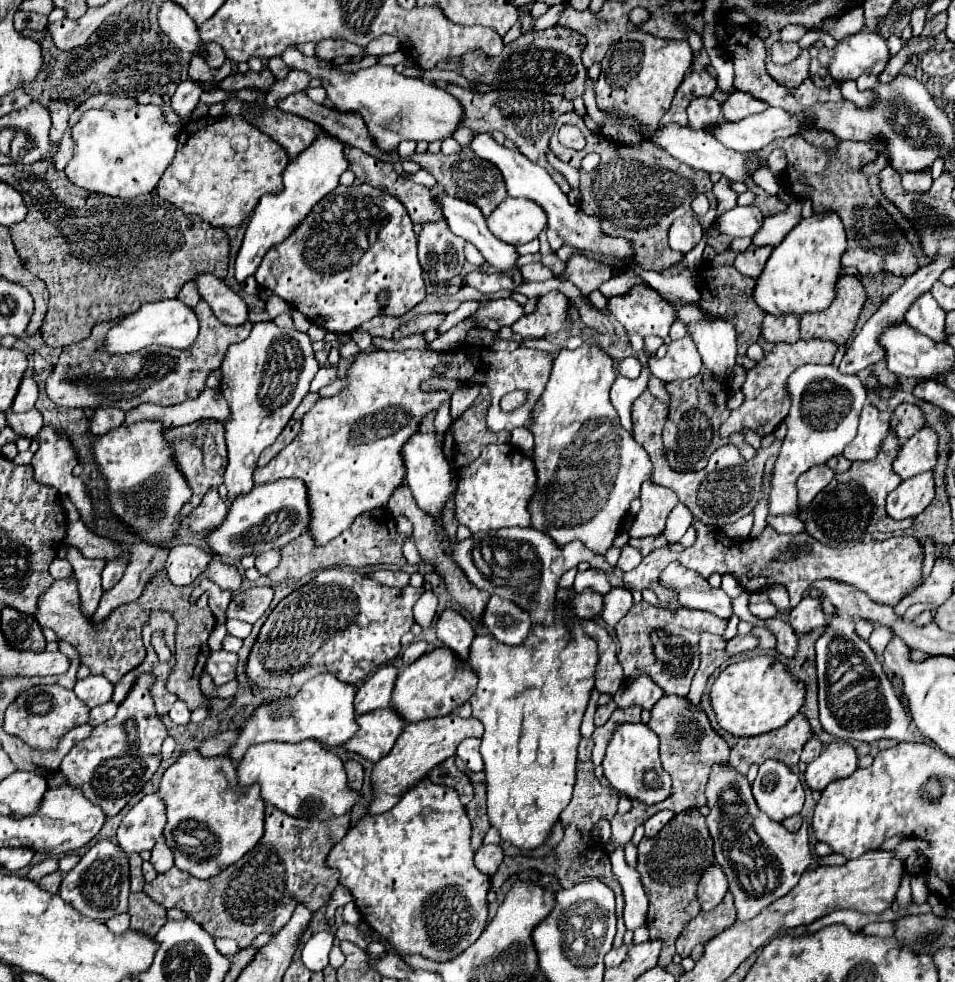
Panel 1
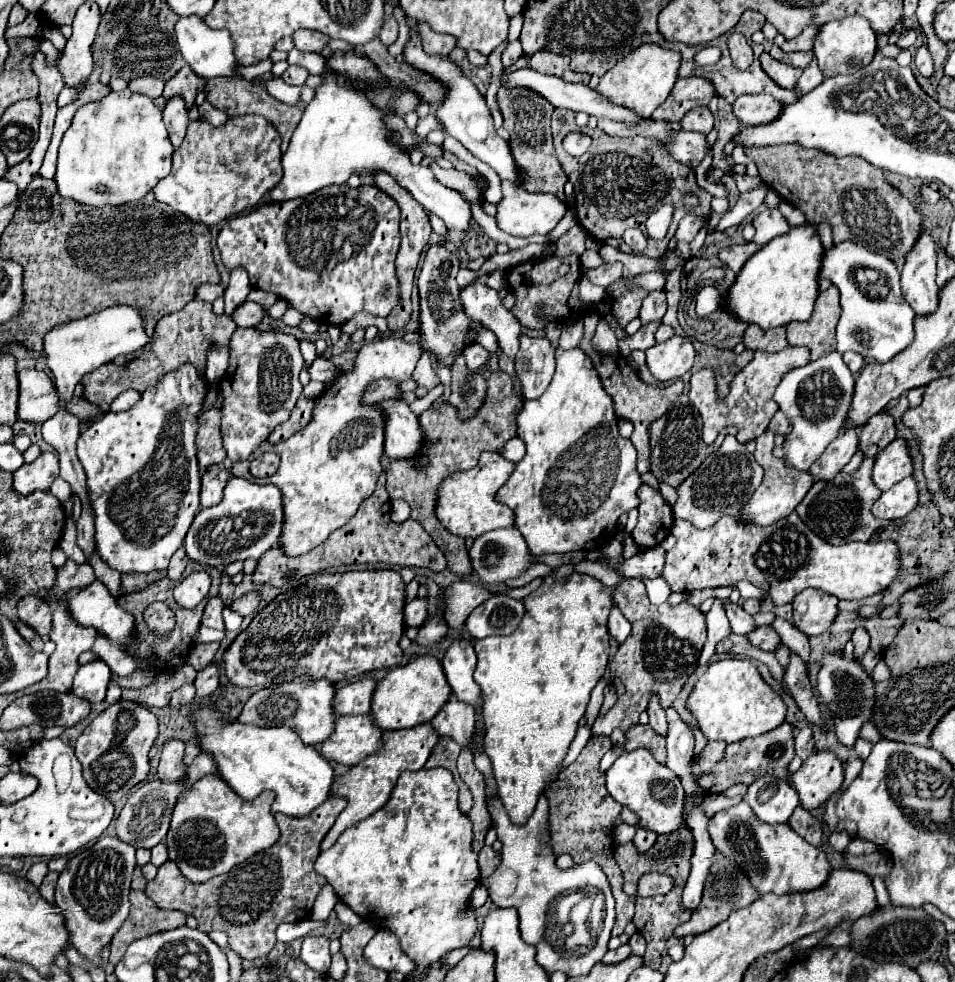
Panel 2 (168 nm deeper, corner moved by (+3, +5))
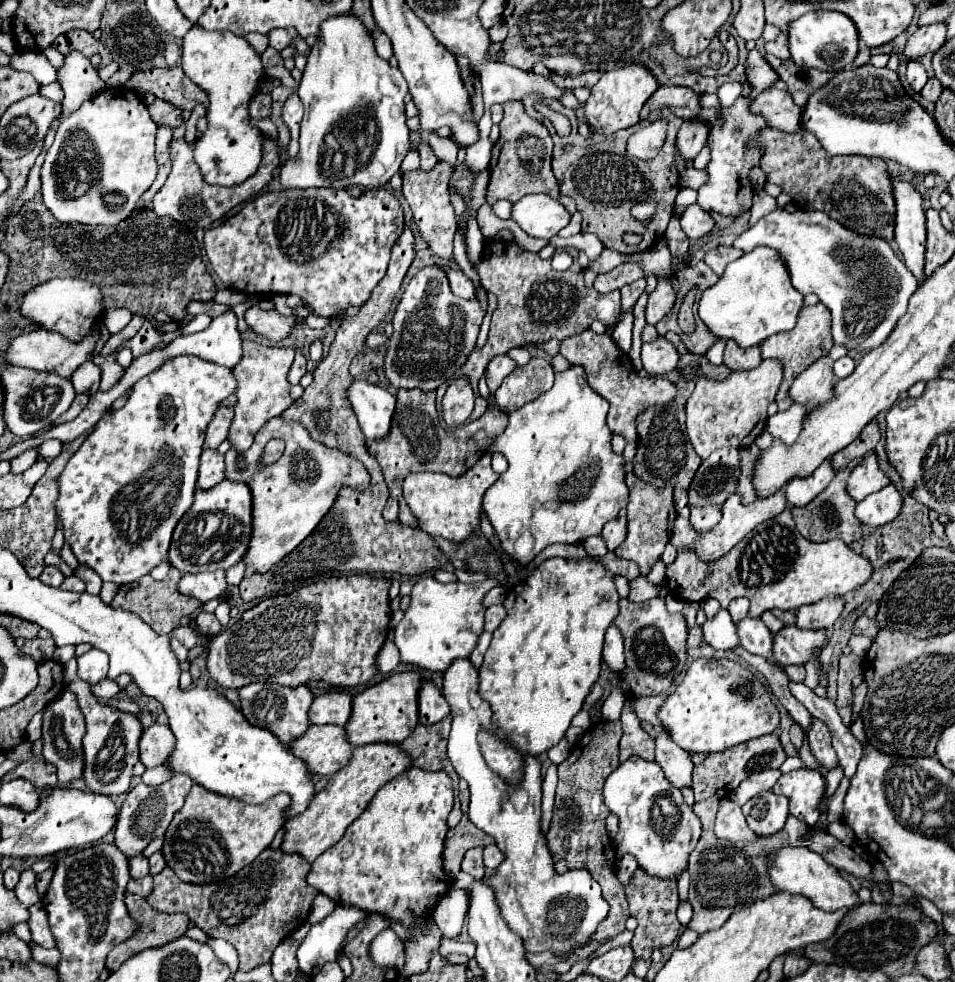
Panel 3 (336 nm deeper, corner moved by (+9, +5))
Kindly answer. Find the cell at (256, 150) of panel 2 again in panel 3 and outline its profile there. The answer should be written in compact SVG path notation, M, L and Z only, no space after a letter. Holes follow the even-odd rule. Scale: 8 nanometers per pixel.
M264 135L262 161L260 161L258 171L252 177L248 177L242 185L234 185L234 187L218 187L218 185L206 183L204 177L202 177L202 171L200 171L198 163L194 161L194 143L188 143L184 137L182 139L174 139L170 143L170 157L172 157L172 171L170 171L166 183L162 185L162 189L154 195L152 209L160 217L162 215L174 217L176 221L182 221L184 225L188 225L190 229L194 229L194 227L212 227L218 219L222 219L236 205L244 203L246 199L250 199L252 195L256 195L258 191L262 191L272 181L274 171L280 165L278 145L268 135Z

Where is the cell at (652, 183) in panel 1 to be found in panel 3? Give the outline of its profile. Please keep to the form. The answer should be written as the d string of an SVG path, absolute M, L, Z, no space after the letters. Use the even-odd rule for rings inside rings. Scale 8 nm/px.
M524 97L522 99L524 107L526 107L526 113L534 119L542 119L542 123L546 125L546 129L550 131L552 139L554 139L554 159L552 159L552 169L554 169L554 175L560 183L560 193L562 195L568 195L576 201L576 207L578 211L582 213L582 231L588 231L588 233L594 233L602 243L604 247L610 247L610 249L616 249L616 251L624 251L628 253L630 247L622 245L622 233L626 231L632 231L632 233L638 233L642 235L642 243L638 245L638 249L648 249L652 247L660 235L664 235L666 231L666 225L670 221L670 217L664 217L664 209L670 209L674 207L674 199L676 199L676 165L674 165L674 157L672 157L672 151L674 151L674 141L676 141L676 133L682 125L682 119L674 117L668 109L662 109L662 119L668 121L668 133L666 133L666 141L660 149L660 153L650 159L650 161L640 161L636 157L628 157L626 155L626 141L630 137L630 129L622 129L622 131L616 131L612 135L602 135L602 133L596 133L592 131L590 137L582 137L576 129L576 113L572 109L566 109L564 105L560 105L558 101L552 101L550 107L560 111L562 115L566 115L572 123L572 133L568 137L560 137L556 135L554 127L550 125L548 119L544 119L536 109L534 109L534 97ZM564 143L572 143L572 149L570 151L564 151ZM644 199L654 199L656 201L656 211L652 221L650 223L642 223L638 221L630 209L618 209L620 205L634 205L638 201L644 201ZM658 235L658 237L656 237Z

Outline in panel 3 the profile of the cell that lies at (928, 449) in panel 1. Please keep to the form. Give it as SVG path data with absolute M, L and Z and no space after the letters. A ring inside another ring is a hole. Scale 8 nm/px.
M870 453L862 459L862 463L858 467L852 469L852 475L850 475L850 481L848 481L848 493L856 501L862 501L870 493L876 493L882 487L886 487L888 483L890 483L890 479L880 469L876 453Z

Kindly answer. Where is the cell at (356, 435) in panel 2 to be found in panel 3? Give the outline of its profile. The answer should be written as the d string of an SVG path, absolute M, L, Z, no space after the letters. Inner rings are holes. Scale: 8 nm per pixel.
M280 416L268 421L256 433L252 447L242 453L244 467L238 467L238 457L240 453L234 453L232 449L226 453L226 479L242 481L252 489L254 533L244 563L254 567L258 573L266 573L318 527L338 499L340 489L350 487L354 491L366 491L370 487L370 475L358 459L314 441L306 429L301 429L301 423L284 421ZM272 437L282 439L286 451L274 465L258 467L252 459L252 451L260 451L260 447L264 447Z

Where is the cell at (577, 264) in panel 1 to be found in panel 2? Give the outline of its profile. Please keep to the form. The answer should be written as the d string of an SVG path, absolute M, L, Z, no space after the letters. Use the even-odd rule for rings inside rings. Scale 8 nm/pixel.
M608 263L608 265L602 265L598 269L586 269L584 275L594 285L600 285L606 289L608 285L612 285L614 281L618 281L622 277L622 263Z

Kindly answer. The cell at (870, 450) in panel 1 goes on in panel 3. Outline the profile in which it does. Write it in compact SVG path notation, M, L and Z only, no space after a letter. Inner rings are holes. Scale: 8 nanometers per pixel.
M826 459L812 475L794 477L786 487L788 503L794 507L808 505L818 493L822 493L822 489L826 489L826 485L834 479L834 475L836 475L836 469L832 467L832 461Z

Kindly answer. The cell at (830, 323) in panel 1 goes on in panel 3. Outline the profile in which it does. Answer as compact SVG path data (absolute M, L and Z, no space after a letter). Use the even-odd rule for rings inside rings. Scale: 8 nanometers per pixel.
M816 303L812 307L804 307L798 315L798 323L794 329L790 331L784 331L784 333L776 333L774 337L768 337L760 349L762 349L762 357L764 359L780 359L782 365L784 365L784 379L782 379L782 385L780 385L780 391L776 395L776 405L778 405L778 411L786 411L792 403L790 403L790 397L788 397L788 387L792 385L794 377L806 369L810 363L814 363L818 357L826 355L826 351L830 351L834 345L832 337L830 337L830 311L826 309L826 305L822 303Z

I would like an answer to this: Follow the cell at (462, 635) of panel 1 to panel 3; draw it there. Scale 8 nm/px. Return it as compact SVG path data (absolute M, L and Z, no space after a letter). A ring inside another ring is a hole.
M458 659L458 661L452 661L452 665L444 671L442 675L442 693L444 693L444 699L446 703L450 705L450 715L452 715L452 731L450 731L450 739L448 739L448 757L456 769L456 773L468 783L470 787L470 821L486 831L488 835L494 837L498 849L504 853L504 861L494 869L496 873L492 877L484 877L482 881L488 883L492 889L494 889L494 895L496 895L496 903L500 907L500 913L502 913L502 919L508 923L508 927L522 937L526 949L530 953L542 953L542 951L552 951L554 955L564 955L576 947L584 947L592 933L596 931L596 927L606 919L608 915L608 903L604 901L602 897L602 891L600 891L600 885L598 881L594 881L594 877L584 869L572 869L572 873L556 873L554 869L554 859L552 859L552 853L548 849L548 843L546 843L546 835L542 833L542 827L540 827L540 821L542 821L542 811L540 811L540 803L542 803L542 775L540 775L540 763L536 757L526 757L526 767L524 767L524 779L520 783L520 787L510 787L506 781L502 781L496 773L490 771L490 767L486 765L480 749L478 749L478 741L476 741L476 733L478 729L484 725L488 729L492 729L492 711L490 711L490 705L478 695L476 691L478 687L478 669L470 663L470 659ZM572 903L574 907L582 907L580 915L576 917L576 931L568 937L568 939L562 939L558 933L556 933L556 925L554 925L554 909L556 905L566 905L566 911L568 911L568 905Z

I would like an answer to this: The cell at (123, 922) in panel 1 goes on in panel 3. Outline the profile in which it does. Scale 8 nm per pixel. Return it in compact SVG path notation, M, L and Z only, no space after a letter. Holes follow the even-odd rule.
M42 903L32 905L32 907L30 907L30 915L32 915L32 917L30 917L28 925L30 925L30 929L32 929L32 939L34 939L40 947L44 947L44 949L54 949L56 941L54 941L54 937L52 937L52 933L50 933L48 913L44 911Z

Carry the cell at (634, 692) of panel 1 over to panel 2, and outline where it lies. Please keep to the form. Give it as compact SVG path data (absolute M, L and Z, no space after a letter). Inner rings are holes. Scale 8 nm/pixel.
M652 697L652 703L648 707L648 715L650 715L650 727L656 733L660 733L662 737L666 737L668 735L668 721L666 721L666 713L660 707L660 703L658 703L656 697Z

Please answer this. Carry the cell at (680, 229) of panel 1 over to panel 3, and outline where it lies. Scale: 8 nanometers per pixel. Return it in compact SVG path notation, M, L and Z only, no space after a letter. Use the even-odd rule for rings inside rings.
M692 203L690 207L686 207L686 211L680 217L680 225L682 231L688 235L688 239L700 239L706 233L712 231L714 227L714 219L708 211L704 211L698 203Z

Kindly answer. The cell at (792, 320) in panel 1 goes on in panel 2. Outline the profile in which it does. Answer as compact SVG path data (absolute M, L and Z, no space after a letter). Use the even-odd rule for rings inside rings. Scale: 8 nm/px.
M748 325L742 345L750 351L764 351L764 353L776 353L782 351L788 343L786 343L786 329L784 327L776 327L770 331L762 331L756 325Z

